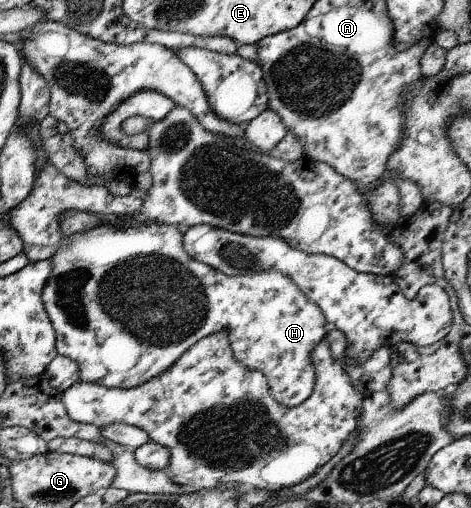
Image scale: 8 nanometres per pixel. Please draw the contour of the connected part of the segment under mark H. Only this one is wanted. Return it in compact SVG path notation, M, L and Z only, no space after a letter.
M158 223L137 225L134 228L132 226L113 228L109 224L102 224L99 227L79 233L78 235L73 235L72 237L58 235L59 247L50 258L52 263L51 275L41 292L45 311L50 319L51 327L55 332L55 349L57 354L67 356L76 361L79 368L80 381L98 383L108 388L129 389L130 387L145 383L153 376L163 373L197 340L208 335L213 335L214 333L224 332L227 336L228 346L231 348L233 359L243 367L258 371L268 370L268 376L270 378L272 378L272 374L270 374L272 368L298 370L298 376L292 378L294 380L292 386L298 386L298 390L292 390L292 407L303 403L310 396L315 385L315 370L313 369L313 364L309 361L311 351L325 336L329 328L320 308L311 300L308 300L305 293L300 292L300 289L292 282L289 276L276 269L252 274L227 275L217 271L215 268L209 267L207 264L190 258L184 252L181 236L182 234L176 226L161 225Z

